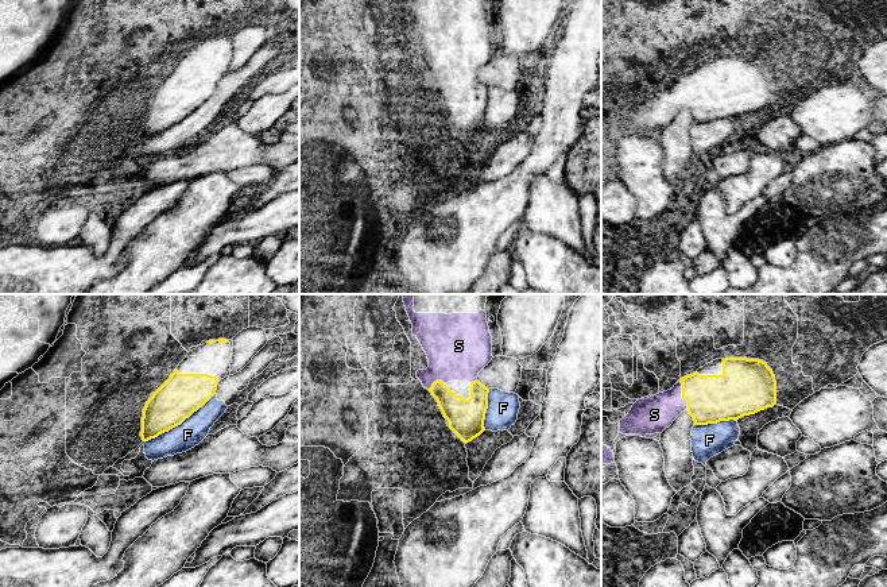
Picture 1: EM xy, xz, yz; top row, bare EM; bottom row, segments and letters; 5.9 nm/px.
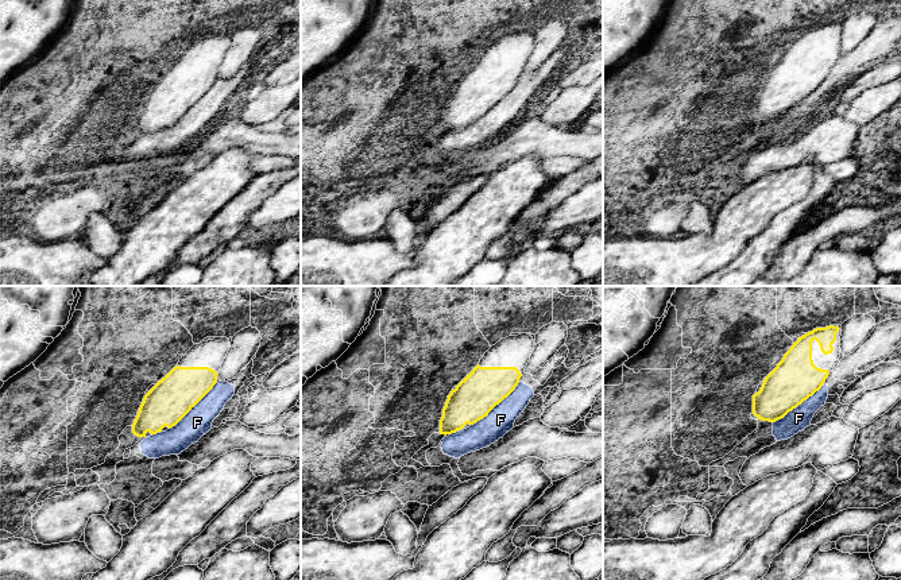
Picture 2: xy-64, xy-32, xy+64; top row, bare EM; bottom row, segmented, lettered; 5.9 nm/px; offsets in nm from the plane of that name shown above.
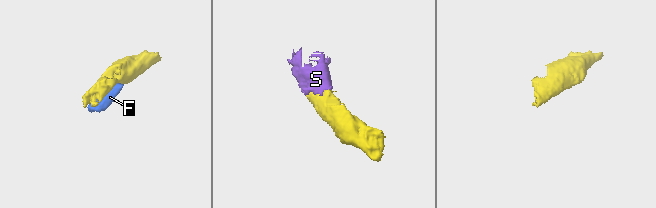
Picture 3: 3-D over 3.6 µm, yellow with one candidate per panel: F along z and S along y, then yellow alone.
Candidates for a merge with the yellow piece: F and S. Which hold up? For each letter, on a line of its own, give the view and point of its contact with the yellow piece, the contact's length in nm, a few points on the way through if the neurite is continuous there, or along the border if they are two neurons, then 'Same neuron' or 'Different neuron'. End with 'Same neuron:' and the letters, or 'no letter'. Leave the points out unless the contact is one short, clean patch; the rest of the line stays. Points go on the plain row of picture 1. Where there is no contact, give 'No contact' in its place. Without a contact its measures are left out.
F: Touches yellow at xy (179, 122). Shared border 500 nm. Different neuron
S: Touches yellow at yz (682, 93). Shared border 180 nm. Same neuron
Same neuron: S

